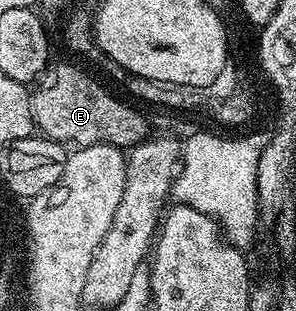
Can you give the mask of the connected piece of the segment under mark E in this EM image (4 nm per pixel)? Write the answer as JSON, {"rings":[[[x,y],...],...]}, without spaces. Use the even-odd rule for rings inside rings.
{"rings":[[[71,63],[48,66],[37,86],[36,91],[30,92],[31,121],[42,138],[67,145],[76,143],[79,147],[103,143],[120,149],[130,149],[148,138],[147,119],[141,112],[110,95],[93,76]]]}

